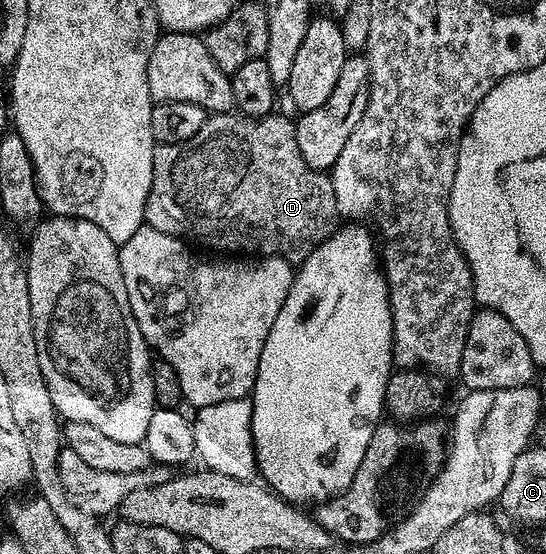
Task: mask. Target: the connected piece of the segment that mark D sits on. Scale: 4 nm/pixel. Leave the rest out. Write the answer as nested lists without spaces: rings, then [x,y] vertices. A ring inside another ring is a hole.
[[[210,114],[207,115],[204,126],[188,142],[179,144],[159,144],[154,149],[154,161],[152,162],[152,186],[146,203],[145,223],[151,228],[160,230],[169,236],[176,236],[183,241],[195,240],[206,248],[215,248],[218,254],[241,254],[246,258],[261,258],[263,256],[279,256],[281,260],[287,260],[292,266],[297,266],[316,250],[339,227],[340,217],[338,203],[336,202],[336,190],[332,190],[332,182],[329,175],[321,168],[308,166],[304,162],[304,154],[300,154],[300,146],[296,142],[295,121],[286,116],[271,114],[251,118],[241,114]]]

